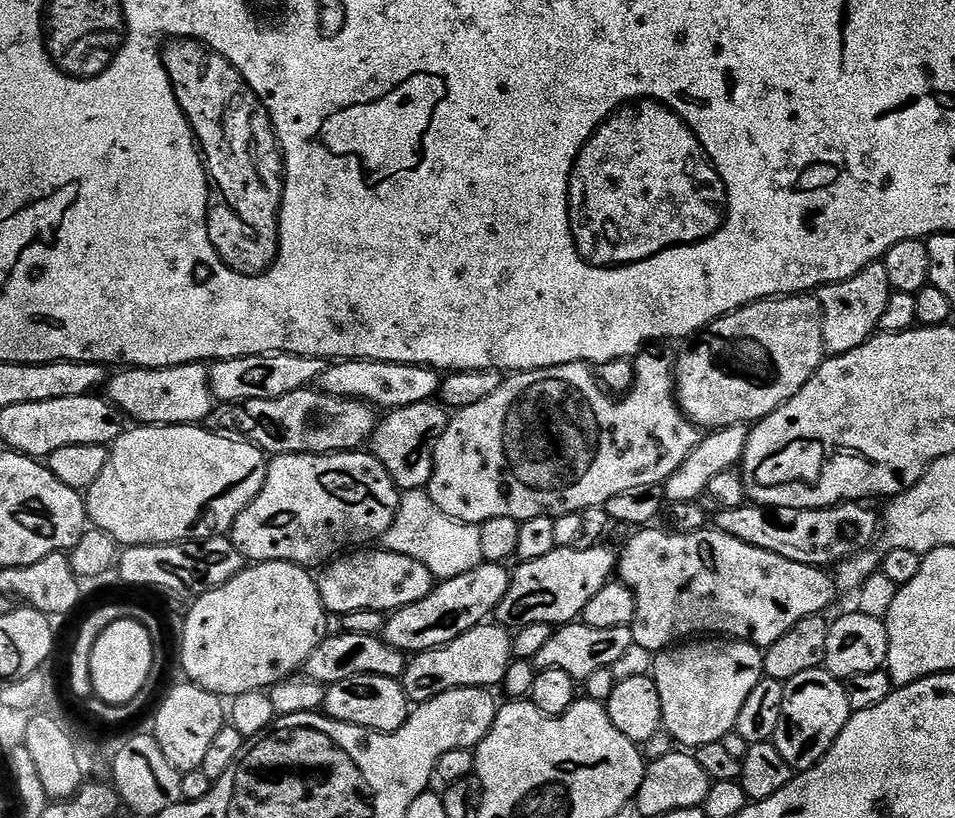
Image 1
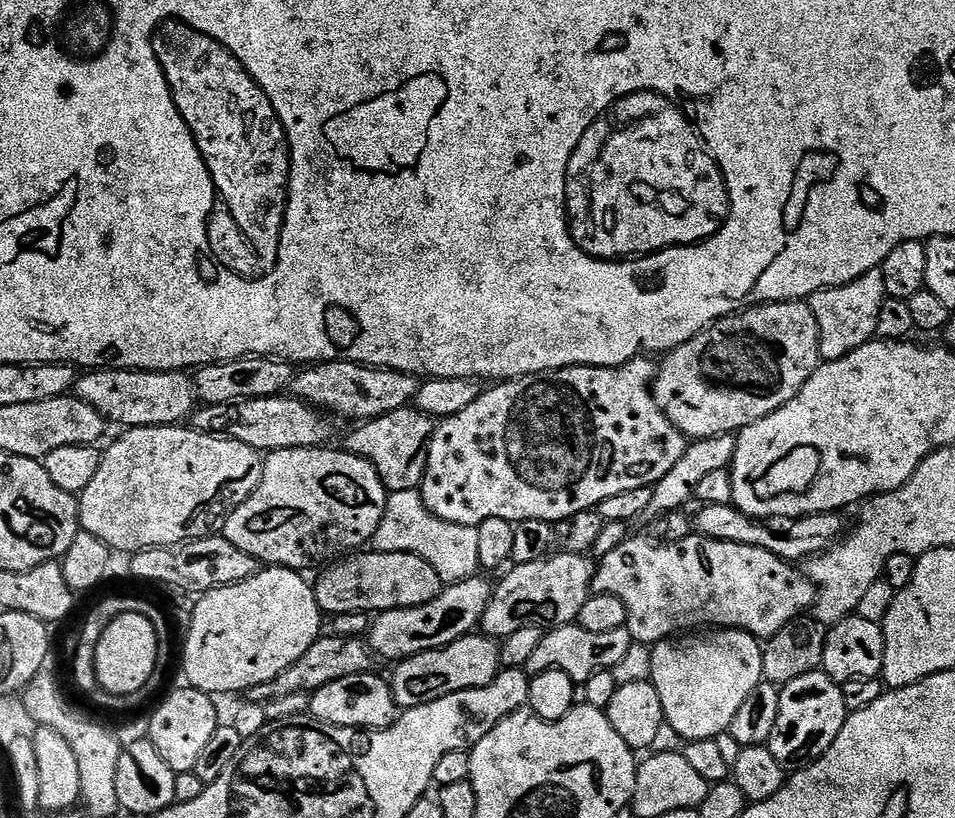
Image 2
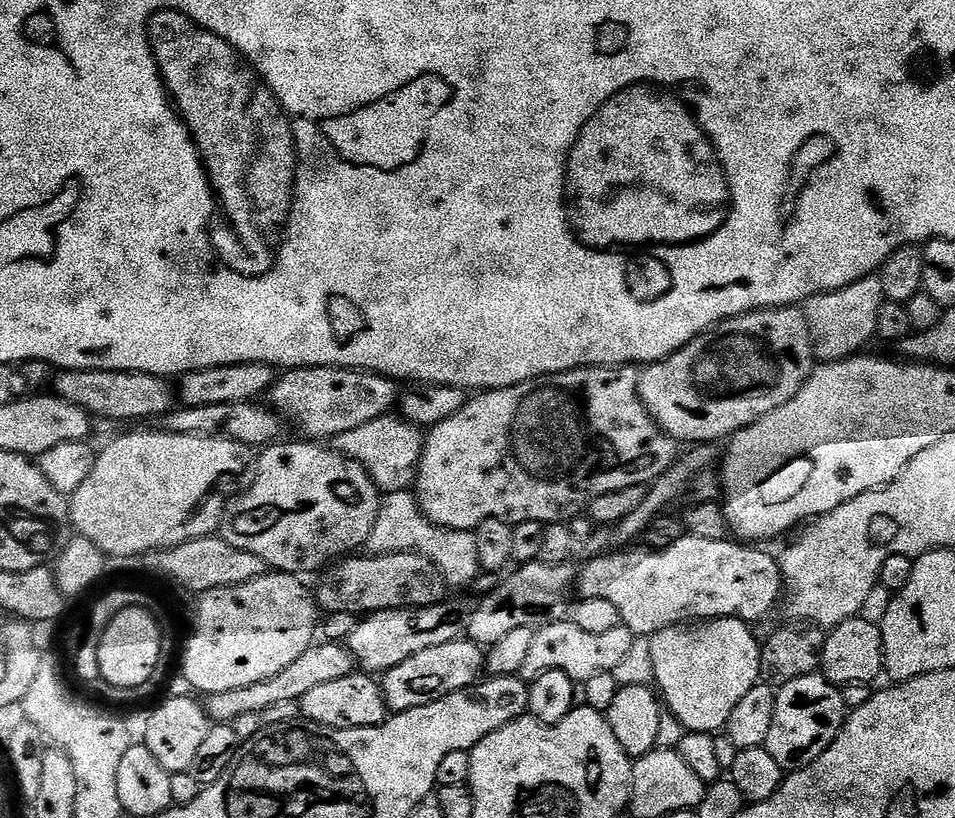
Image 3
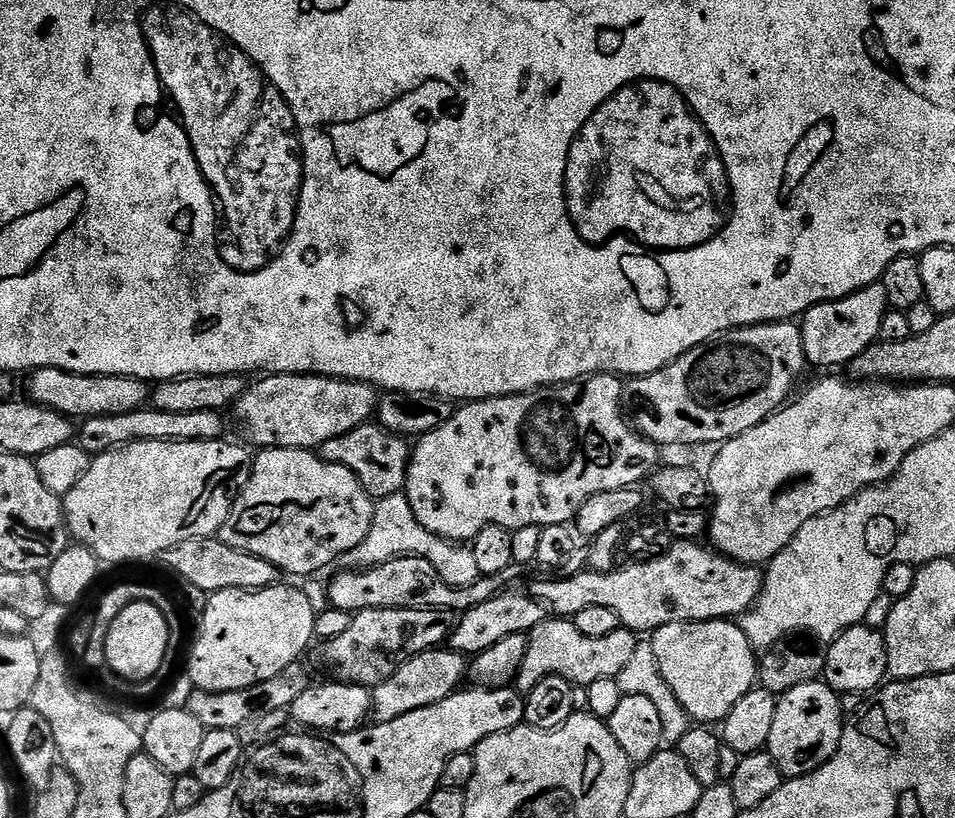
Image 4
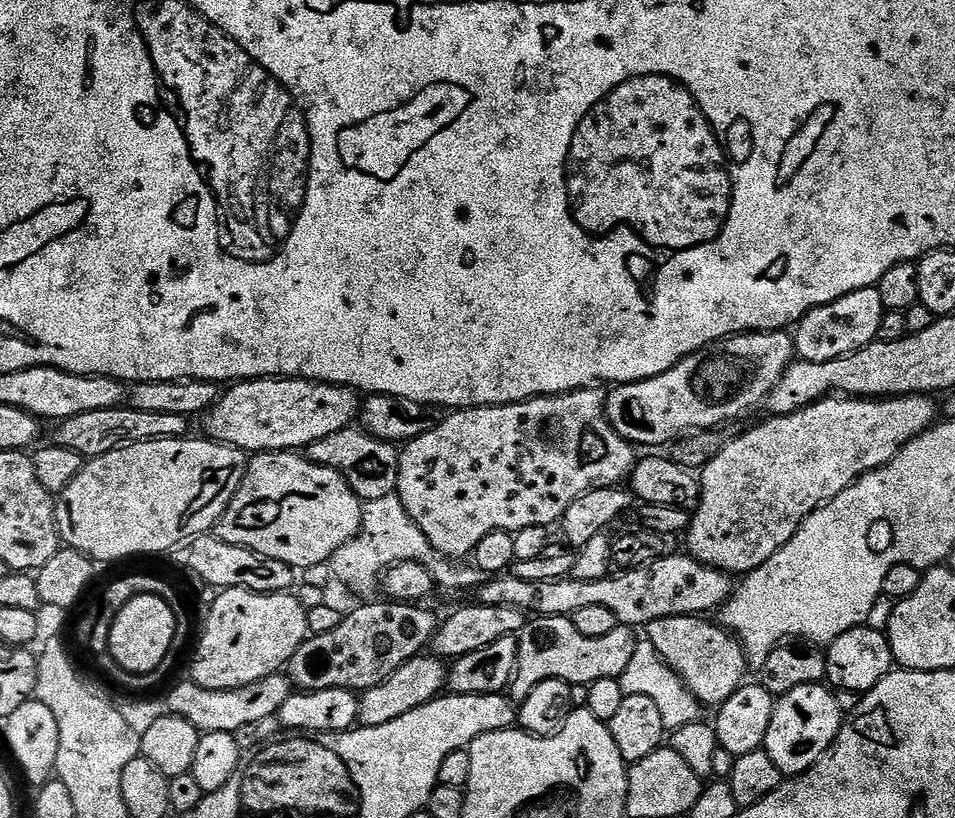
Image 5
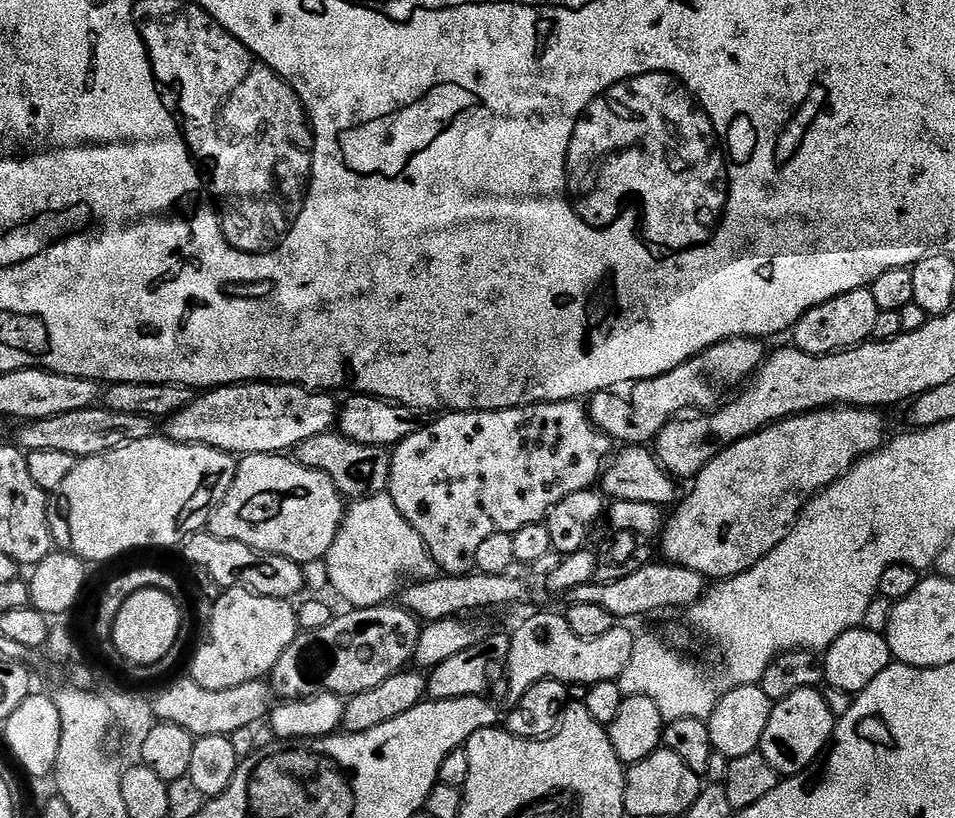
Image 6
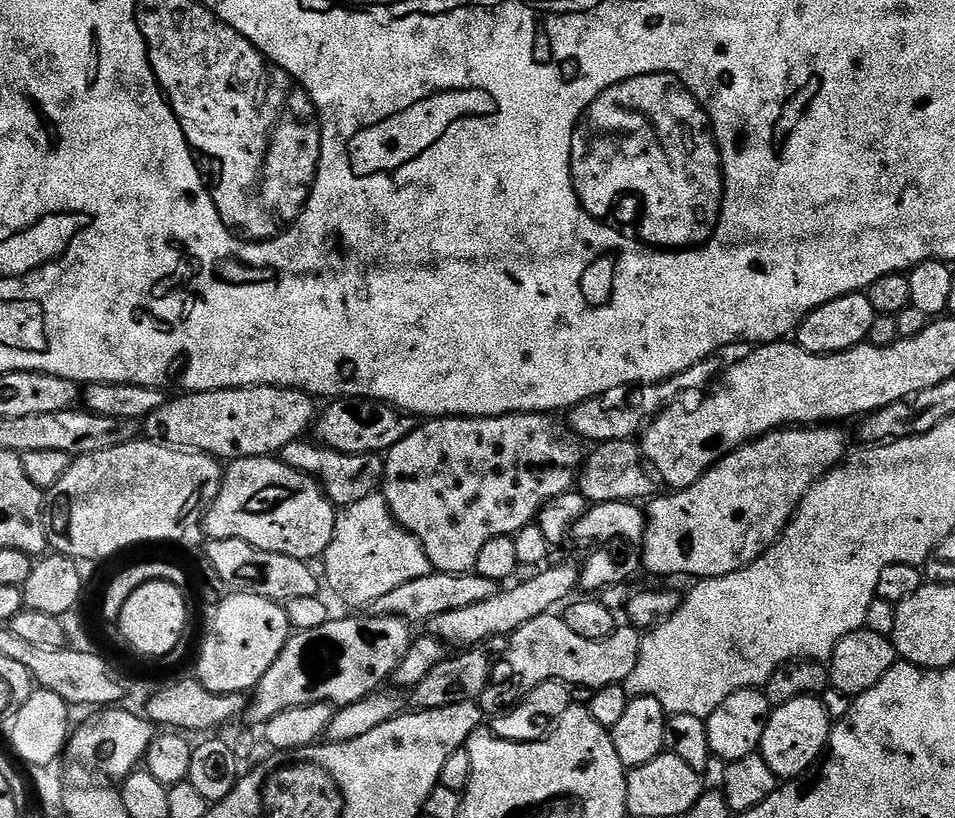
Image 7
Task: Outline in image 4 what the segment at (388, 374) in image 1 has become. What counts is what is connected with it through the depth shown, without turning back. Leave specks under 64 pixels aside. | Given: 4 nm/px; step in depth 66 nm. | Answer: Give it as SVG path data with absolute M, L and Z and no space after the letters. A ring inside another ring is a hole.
M278 372L265 375L257 384L249 383L234 405L236 420L244 427L244 432L257 445L257 449L266 448L306 448L318 450L322 442L338 438L338 434L350 434L358 426L369 423L375 417L378 403L377 389L361 380L343 380L333 376L303 376Z

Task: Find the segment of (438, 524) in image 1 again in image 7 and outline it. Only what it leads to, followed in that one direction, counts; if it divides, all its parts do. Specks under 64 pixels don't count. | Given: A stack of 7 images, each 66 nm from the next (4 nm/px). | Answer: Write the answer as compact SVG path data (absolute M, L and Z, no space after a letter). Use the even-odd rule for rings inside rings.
M382 494L361 498L339 509L334 522L334 538L323 554L326 576L323 583L344 604L356 610L367 609L378 598L414 578L426 578L434 571L426 550L392 516Z

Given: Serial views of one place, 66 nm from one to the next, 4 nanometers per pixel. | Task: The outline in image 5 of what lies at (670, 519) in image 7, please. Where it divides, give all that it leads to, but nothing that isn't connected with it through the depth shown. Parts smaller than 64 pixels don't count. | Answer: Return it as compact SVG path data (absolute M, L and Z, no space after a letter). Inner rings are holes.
M833 394L785 416L772 416L765 424L727 441L724 449L699 473L700 503L691 513L686 537L687 555L700 564L729 574L752 572L766 558L786 546L814 510L846 490L859 476L881 468L915 436L937 423L938 404L928 394L887 398L841 398Z

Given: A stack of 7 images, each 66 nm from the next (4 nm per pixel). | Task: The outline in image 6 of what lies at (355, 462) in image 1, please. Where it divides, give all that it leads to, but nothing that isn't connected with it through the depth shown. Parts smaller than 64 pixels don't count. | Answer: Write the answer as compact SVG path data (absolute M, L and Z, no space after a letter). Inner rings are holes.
M267 452L243 457L237 463L234 482L230 482L226 498L222 498L220 505L212 511L207 531L223 540L242 542L259 552L290 558L295 564L303 566L327 556L330 546L334 546L340 524L344 521L345 511L345 497L340 495L326 474L302 466L291 455Z

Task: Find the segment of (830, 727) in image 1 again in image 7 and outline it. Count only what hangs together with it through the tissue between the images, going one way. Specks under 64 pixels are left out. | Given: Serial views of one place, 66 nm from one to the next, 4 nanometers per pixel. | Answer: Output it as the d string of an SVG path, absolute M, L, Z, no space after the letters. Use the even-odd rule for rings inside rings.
M815 696L794 698L794 702L786 702L780 708L771 709L758 751L777 778L787 782L805 775L819 761L827 749L829 731L830 721L820 699Z

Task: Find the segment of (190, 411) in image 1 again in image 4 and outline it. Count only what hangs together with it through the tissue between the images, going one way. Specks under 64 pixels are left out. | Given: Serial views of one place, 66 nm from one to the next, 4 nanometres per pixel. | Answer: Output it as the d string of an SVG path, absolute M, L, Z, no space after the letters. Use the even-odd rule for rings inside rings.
M38 368L31 373L28 384L31 403L41 404L69 418L130 414L145 407L150 400L150 388L143 380L129 376L83 376L57 368Z

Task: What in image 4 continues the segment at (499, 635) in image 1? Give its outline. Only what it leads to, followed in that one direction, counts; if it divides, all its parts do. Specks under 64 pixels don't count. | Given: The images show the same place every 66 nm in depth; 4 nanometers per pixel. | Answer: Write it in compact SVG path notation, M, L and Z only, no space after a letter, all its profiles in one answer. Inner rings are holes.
M444 646L439 650L420 652L414 658L404 661L404 665L386 682L371 689L371 719L377 724L394 722L394 718L402 718L402 714L410 714L410 710L422 710L434 702L442 702L442 698L451 696L465 683L466 657L462 652L454 652L451 647Z

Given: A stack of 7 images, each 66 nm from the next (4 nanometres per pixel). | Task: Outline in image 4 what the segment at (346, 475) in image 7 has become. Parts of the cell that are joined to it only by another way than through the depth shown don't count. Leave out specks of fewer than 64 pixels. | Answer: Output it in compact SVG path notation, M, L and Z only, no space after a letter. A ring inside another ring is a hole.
M369 422L350 430L350 434L338 434L338 438L330 438L330 442L322 442L318 455L328 464L346 466L362 482L373 501L386 498L390 494L403 492L408 477L410 444L405 437L395 436L378 422Z

